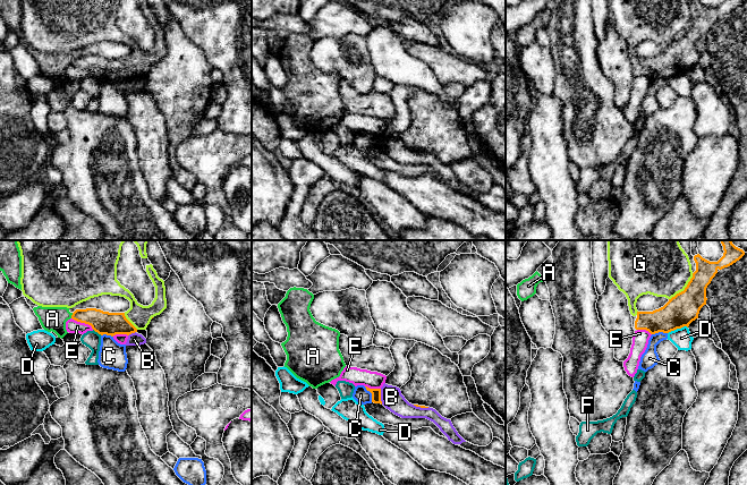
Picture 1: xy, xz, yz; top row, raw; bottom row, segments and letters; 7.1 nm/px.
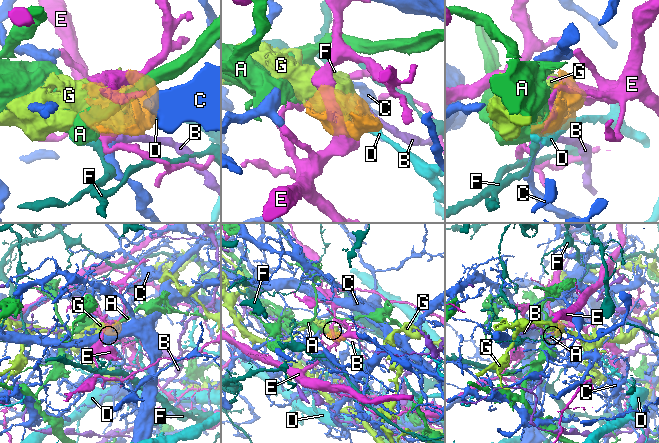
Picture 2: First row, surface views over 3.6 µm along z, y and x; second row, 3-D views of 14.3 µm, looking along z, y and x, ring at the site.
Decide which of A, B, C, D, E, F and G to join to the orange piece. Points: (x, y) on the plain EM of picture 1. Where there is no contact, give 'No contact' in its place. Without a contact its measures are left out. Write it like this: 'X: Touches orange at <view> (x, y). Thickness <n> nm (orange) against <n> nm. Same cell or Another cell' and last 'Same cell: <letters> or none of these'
A: Touches orange at xy (71, 61). Thickness 160 nm (orange) against 180 nm. Another cell
B: Touches orange at xz (380, 143). Thickness 60 nm (orange) against 150 nm. Another cell
C: Touches orange at xz (372, 141). Thickness 60 nm (orange) against 110 nm. Another cell
D: Touches orange at yz (677, 74). Thickness 220 nm (orange) against 140 nm. Another cell
E: Touches orange at xy (83, 68). Thickness 160 nm (orange) against 100 nm. Another cell
F: Touches orange at xy (98, 78). Thickness 160 nm (orange) against 120 nm. Another cell
G: Touches orange at yz (685, 35). Thickness 220 nm (orange) against 300 nm. Same cell
Same cell: G

